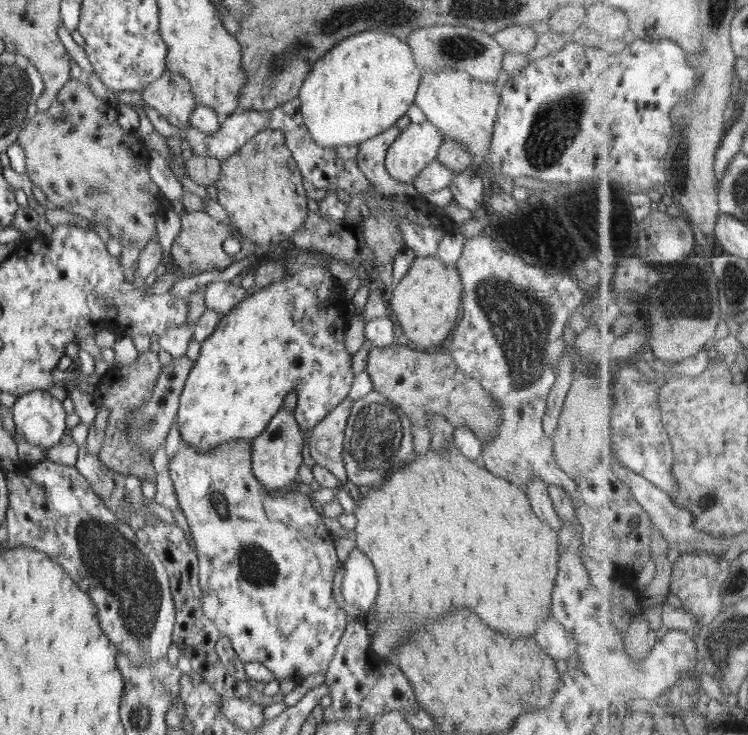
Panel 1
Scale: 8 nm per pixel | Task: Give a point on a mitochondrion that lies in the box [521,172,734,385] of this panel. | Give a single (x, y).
(689, 297)

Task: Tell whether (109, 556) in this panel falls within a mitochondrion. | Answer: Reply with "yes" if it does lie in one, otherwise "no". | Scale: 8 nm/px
yes

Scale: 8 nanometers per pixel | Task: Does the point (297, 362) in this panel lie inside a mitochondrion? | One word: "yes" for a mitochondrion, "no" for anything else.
no

